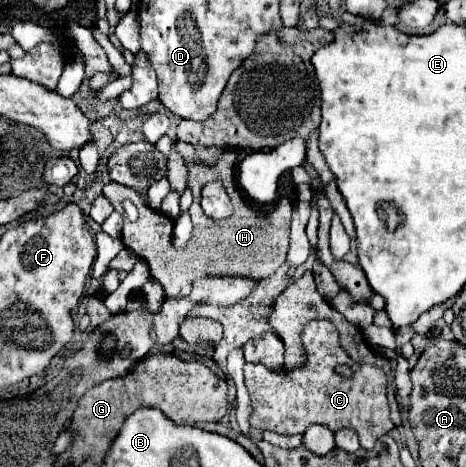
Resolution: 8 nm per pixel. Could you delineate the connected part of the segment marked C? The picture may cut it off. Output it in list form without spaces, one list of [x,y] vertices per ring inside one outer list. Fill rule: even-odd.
[[[312,320],[304,324],[302,346],[306,352],[306,364],[300,368],[272,372],[262,364],[244,364],[246,388],[252,400],[250,424],[278,434],[302,434],[306,426],[314,422],[328,426],[332,432],[350,426],[358,432],[362,448],[372,450],[374,442],[394,428],[388,416],[386,374],[382,368],[352,362],[338,342],[338,330],[328,320]],[[338,364],[350,366],[352,378],[340,376],[336,372]]]

